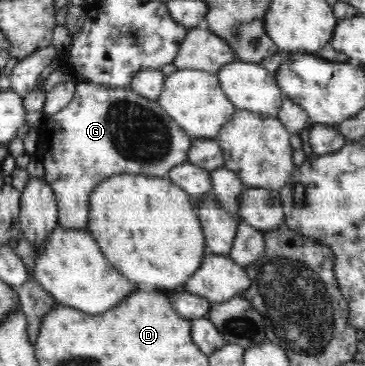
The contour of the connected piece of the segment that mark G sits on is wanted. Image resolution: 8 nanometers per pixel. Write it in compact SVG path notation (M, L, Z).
M77 82L74 98L41 123L35 157L44 164L45 183L53 189L59 226L86 228L90 193L112 175L144 174L167 178L172 168L189 162L192 137L151 100L129 87Z

